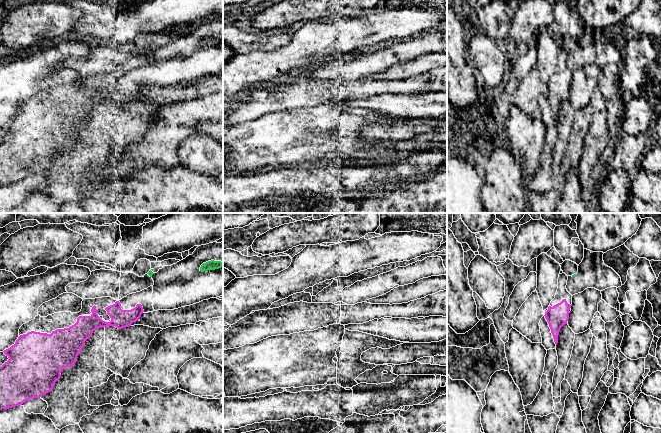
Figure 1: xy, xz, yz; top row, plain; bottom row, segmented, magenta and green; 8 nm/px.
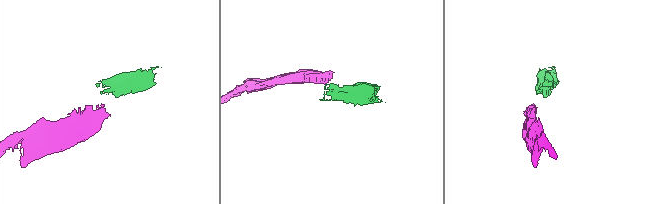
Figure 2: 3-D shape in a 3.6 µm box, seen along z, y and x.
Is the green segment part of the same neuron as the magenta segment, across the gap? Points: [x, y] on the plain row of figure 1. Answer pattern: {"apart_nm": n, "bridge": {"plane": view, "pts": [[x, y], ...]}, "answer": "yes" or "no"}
{"apart_nm": 240, "bridge": {"plane": "xy", "pts": [[140, 80], [150, 52]]}, "answer": "no"}

